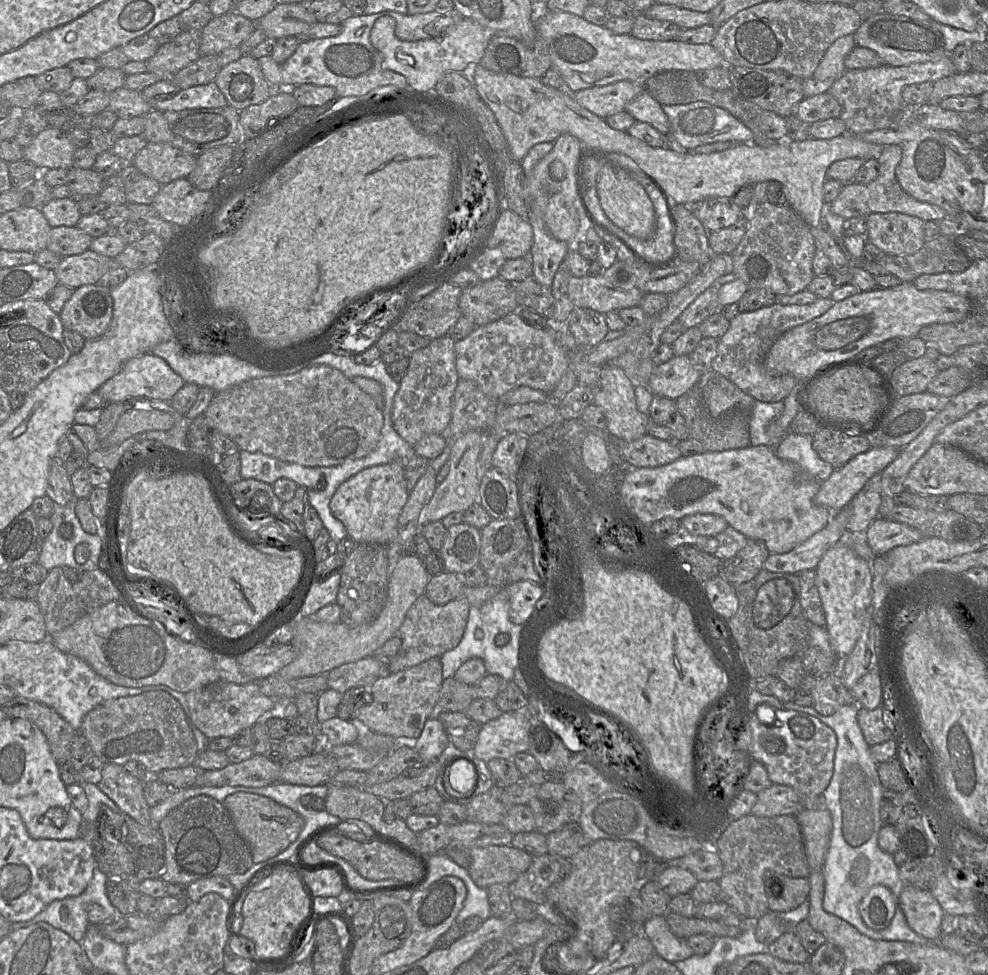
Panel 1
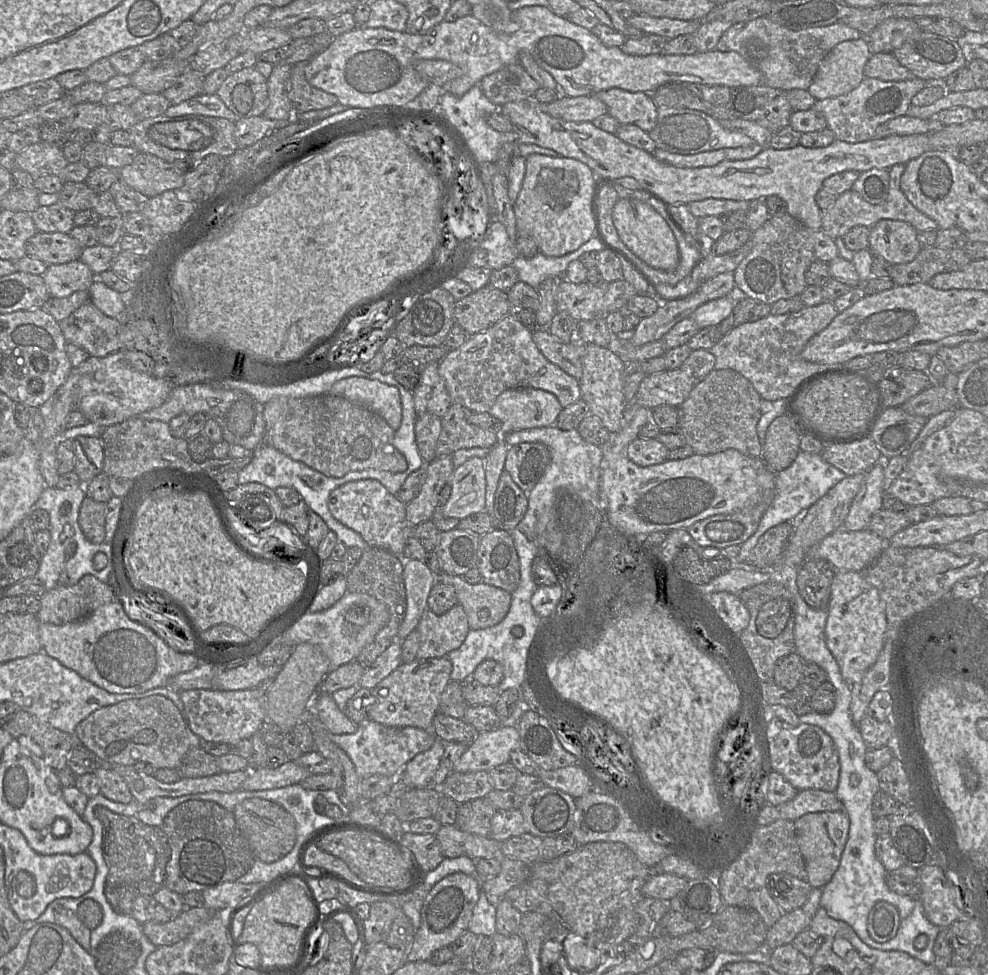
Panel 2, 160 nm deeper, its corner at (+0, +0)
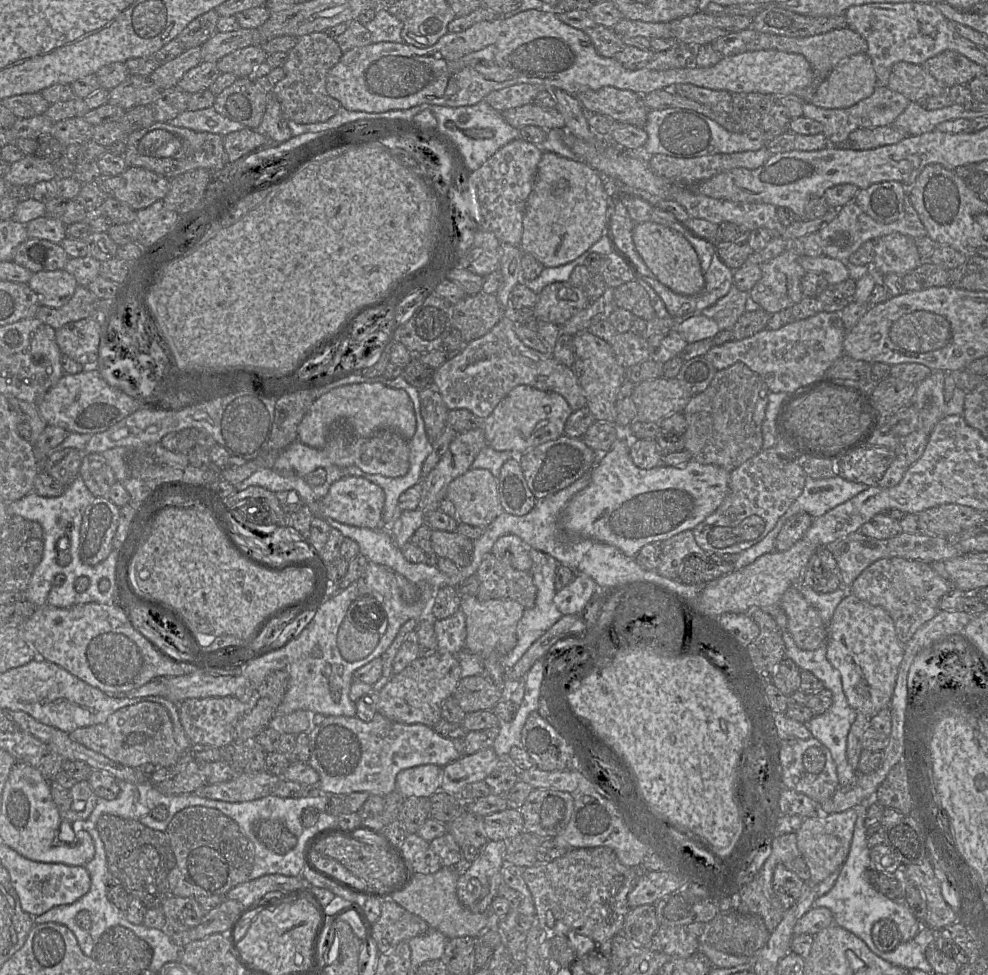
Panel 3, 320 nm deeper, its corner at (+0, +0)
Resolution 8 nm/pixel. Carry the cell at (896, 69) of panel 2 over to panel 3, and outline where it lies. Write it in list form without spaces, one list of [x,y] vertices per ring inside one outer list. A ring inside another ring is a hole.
[[[898,62],[893,66],[887,87],[904,95],[911,102],[919,102],[947,91],[922,65],[908,62]]]

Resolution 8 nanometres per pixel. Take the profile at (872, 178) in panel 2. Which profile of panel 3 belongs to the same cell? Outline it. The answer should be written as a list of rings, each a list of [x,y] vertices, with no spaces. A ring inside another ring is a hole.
[[[884,181],[859,189],[855,202],[876,222],[890,224],[904,215],[904,195],[900,182]]]

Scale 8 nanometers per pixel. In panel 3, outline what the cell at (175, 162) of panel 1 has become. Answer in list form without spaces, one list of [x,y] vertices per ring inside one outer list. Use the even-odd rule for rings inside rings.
[[[128,167],[123,173],[102,178],[102,186],[118,201],[138,211],[161,201],[170,189],[170,180],[141,167]]]

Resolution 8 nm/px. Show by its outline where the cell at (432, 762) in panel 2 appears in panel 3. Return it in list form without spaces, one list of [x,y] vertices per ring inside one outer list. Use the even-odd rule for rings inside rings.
[[[434,764],[419,765],[400,771],[395,789],[405,798],[431,797],[440,789],[442,767]]]

